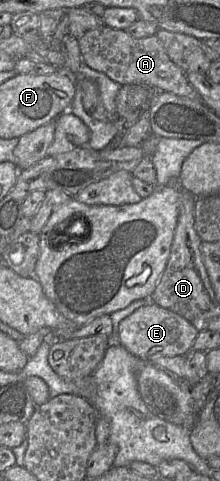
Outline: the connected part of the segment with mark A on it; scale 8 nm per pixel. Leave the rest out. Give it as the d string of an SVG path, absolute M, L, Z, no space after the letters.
M103 25L85 32L78 44L84 63L114 82L141 85L203 102L198 91L188 82L185 72L171 61L156 35L137 39L126 30Z

